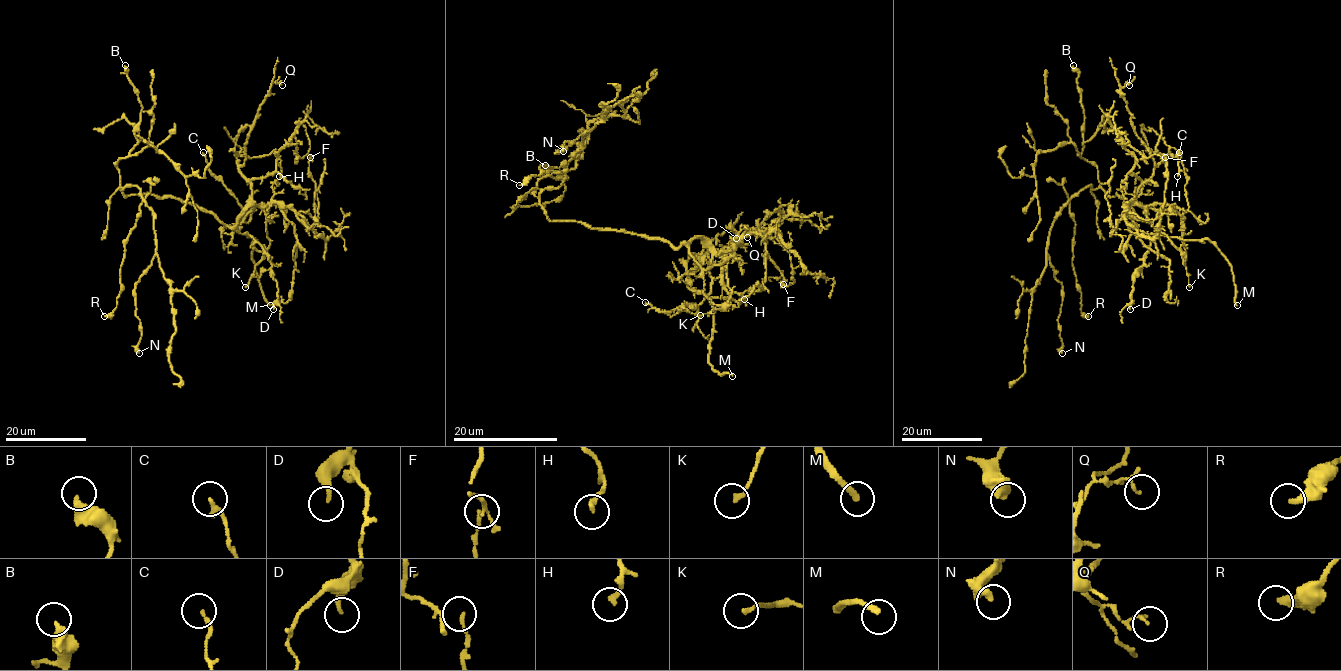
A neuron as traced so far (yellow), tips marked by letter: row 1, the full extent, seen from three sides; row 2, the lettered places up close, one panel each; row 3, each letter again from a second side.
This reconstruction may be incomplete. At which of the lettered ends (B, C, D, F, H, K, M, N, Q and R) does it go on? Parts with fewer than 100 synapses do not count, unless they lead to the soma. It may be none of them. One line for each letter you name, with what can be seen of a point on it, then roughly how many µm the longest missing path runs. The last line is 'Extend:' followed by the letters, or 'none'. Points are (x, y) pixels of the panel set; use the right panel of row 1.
M: place (1237, 305); missing 60 µm
Extend: M

